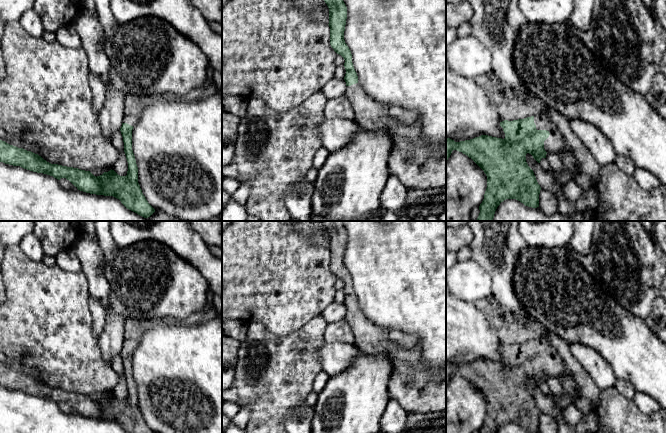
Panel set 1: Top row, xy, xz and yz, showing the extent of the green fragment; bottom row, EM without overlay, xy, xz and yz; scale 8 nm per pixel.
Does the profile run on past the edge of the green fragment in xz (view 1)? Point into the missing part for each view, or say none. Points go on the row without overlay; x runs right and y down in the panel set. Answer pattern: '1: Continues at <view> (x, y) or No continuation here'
1: Continues at xz (412, 384)

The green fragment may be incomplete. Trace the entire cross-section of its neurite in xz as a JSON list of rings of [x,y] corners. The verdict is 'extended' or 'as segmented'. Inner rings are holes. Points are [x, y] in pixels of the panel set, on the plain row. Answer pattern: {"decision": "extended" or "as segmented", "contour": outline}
{"decision": "extended", "contour": [[[322,221],[329,232],[329,251],[330,251],[330,269],[334,275],[341,279],[344,284],[346,298],[344,304],[346,306],[345,319],[349,323],[354,335],[354,345],[366,354],[373,355],[376,353],[386,353],[392,362],[392,371],[388,383],[388,391],[390,399],[395,399],[399,405],[409,414],[431,414],[437,411],[446,411],[446,375],[441,380],[435,379],[435,373],[421,362],[421,348],[416,344],[412,348],[401,348],[396,345],[389,337],[390,329],[380,328],[368,321],[358,307],[358,300],[352,287],[352,278],[345,267],[344,255],[347,243],[347,231],[342,221]]]}

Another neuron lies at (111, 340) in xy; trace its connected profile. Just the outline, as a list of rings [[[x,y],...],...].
[[[109,302],[106,312],[106,323],[99,337],[102,358],[106,364],[111,364],[112,359],[120,354],[124,344],[124,325],[126,319],[118,314]]]

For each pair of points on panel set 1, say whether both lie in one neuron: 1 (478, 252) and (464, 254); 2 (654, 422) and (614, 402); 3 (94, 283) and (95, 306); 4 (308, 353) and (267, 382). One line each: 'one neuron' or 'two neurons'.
1: two neurons
2: one neuron
3: two neurons
4: one neuron

